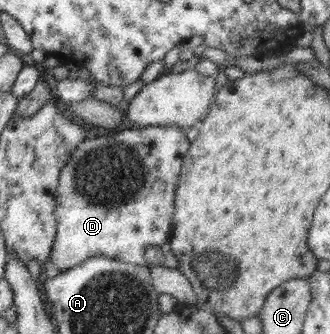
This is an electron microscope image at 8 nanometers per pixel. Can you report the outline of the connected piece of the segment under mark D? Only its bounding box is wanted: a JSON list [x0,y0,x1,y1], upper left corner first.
[49,126,191,270]

